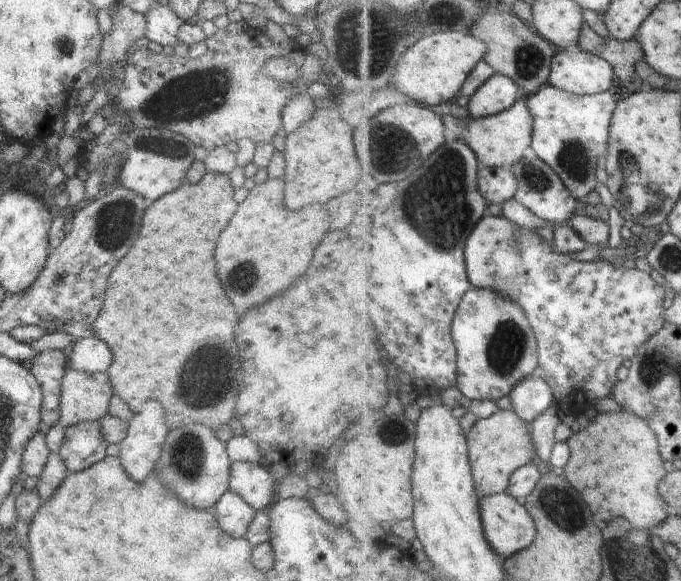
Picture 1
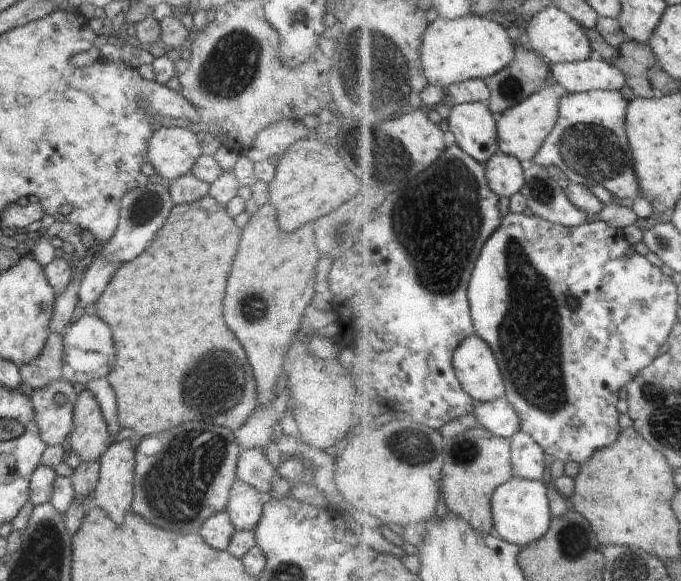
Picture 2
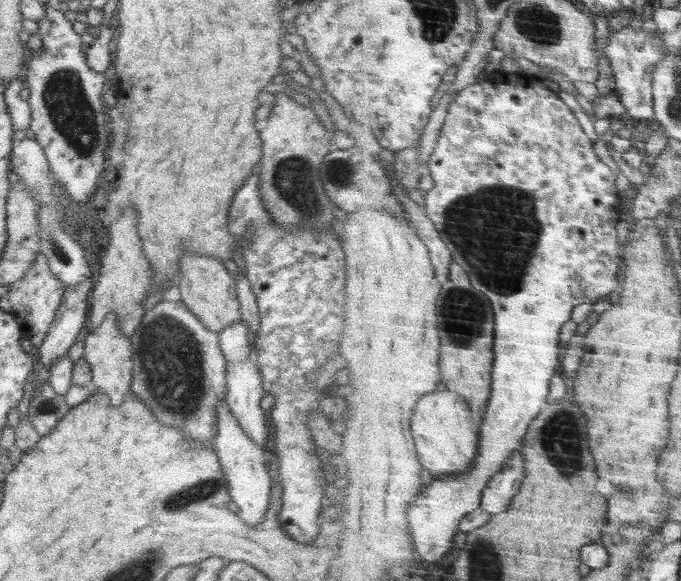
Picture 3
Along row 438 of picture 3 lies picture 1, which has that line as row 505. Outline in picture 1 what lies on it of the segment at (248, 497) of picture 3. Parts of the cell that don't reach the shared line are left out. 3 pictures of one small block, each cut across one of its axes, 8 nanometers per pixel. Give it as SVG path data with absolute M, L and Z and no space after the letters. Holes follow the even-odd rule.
M230 490L212 506L214 516L222 530L235 539L244 539L250 523L258 512L250 503Z

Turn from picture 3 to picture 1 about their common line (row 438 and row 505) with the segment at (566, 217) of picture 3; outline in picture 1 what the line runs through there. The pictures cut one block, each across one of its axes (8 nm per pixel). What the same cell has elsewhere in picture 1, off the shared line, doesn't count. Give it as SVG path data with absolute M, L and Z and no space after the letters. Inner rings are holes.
M507 493L490 495L482 498L481 502L488 542L503 560L526 550L532 544L532 540L536 540L536 534L538 534L536 532L538 530L536 520L534 520L534 515L525 507L523 502Z

